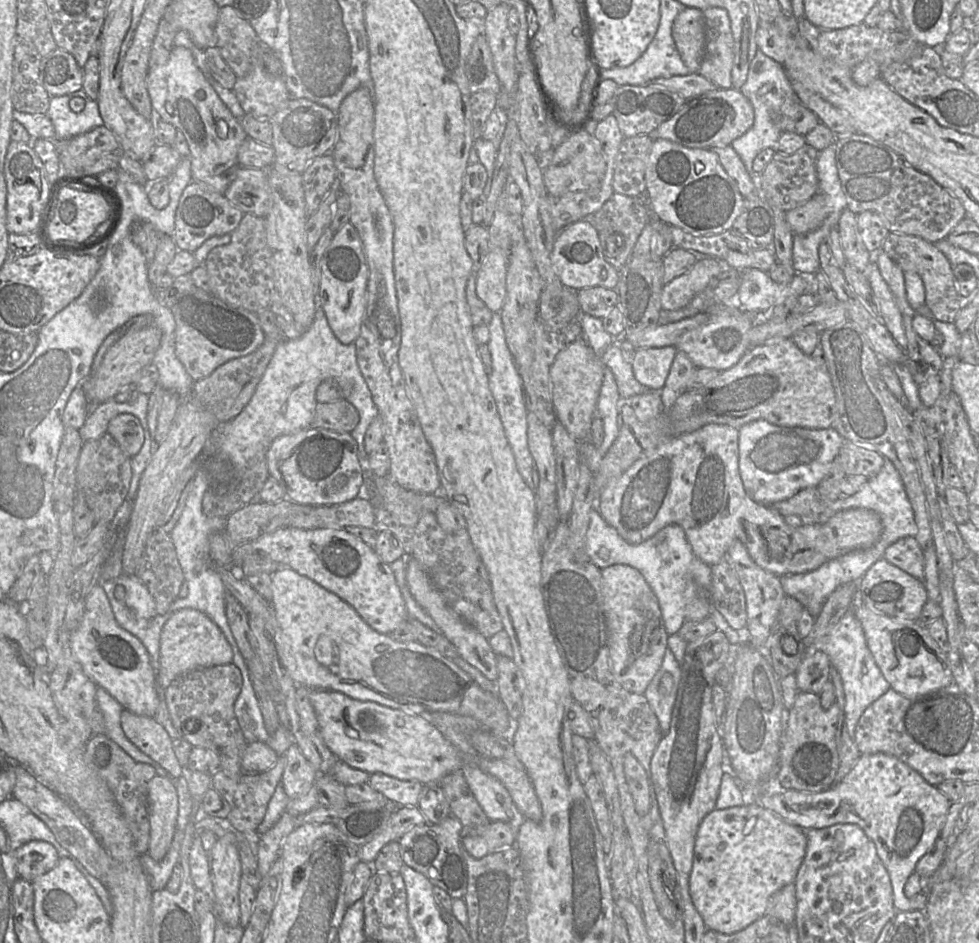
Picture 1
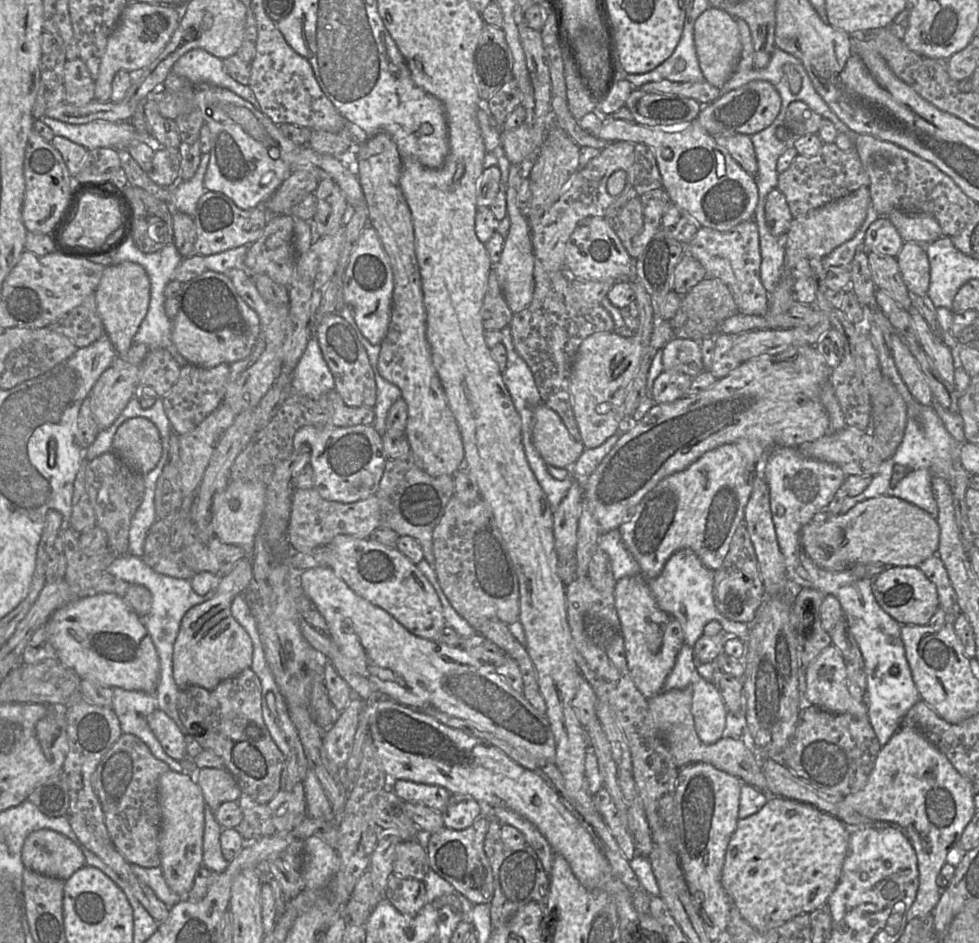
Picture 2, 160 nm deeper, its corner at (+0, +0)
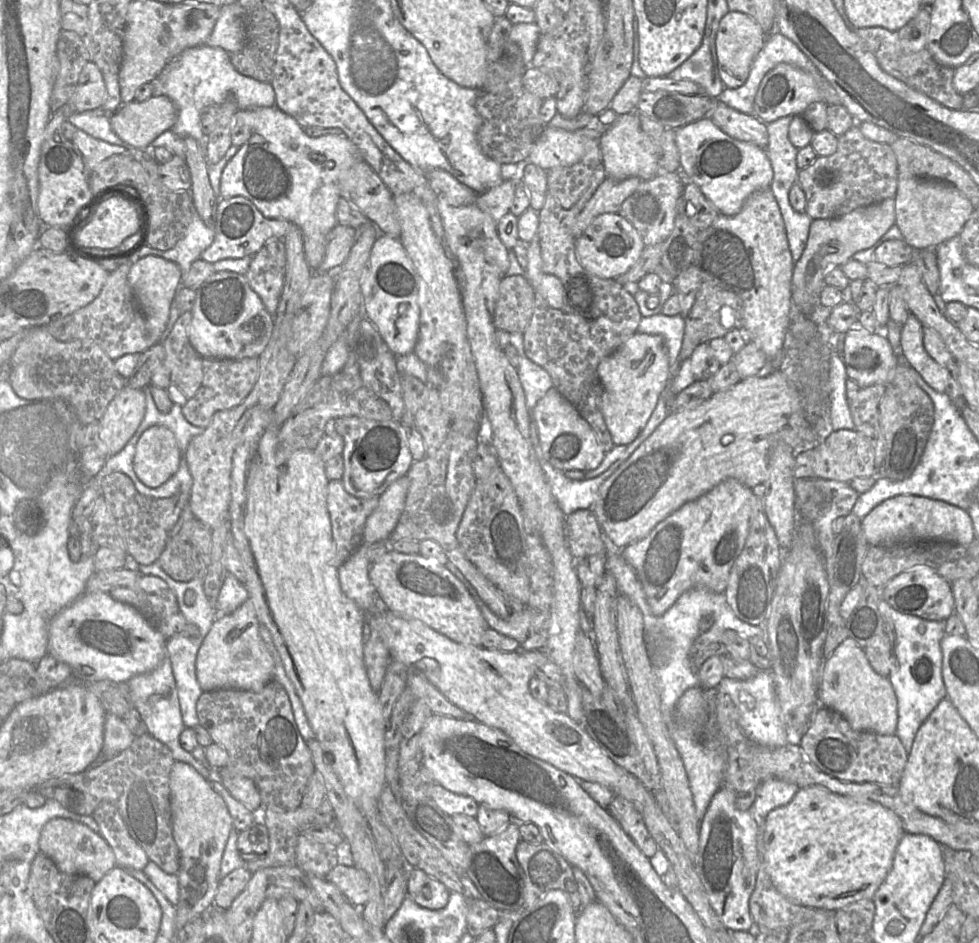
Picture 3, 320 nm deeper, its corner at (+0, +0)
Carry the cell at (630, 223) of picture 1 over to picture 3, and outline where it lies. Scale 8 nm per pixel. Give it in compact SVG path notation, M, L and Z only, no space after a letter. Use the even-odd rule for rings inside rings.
M679 171L661 173L651 180L642 180L636 190L622 203L618 214L640 233L646 247L663 243L674 229L684 187L685 180Z

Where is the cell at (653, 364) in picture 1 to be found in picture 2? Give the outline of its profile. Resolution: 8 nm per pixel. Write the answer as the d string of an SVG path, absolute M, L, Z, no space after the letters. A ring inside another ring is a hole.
M693 339L669 340L661 349L663 371L676 370L694 378L702 371L701 341Z

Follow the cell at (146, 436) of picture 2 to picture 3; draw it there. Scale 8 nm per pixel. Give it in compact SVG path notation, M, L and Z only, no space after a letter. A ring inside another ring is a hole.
M153 425L141 434L133 457L133 469L141 482L158 487L176 473L179 465L180 449L168 428Z

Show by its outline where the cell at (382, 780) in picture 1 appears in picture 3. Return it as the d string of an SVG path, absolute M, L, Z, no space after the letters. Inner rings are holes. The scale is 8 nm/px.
M437 783L429 786L427 795L439 808L450 815L461 814L475 817L480 807L473 798L451 792Z

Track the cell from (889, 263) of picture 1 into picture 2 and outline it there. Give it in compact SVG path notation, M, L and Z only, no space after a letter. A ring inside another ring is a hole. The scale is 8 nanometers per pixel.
M905 242L896 260L910 294L918 296L927 294L930 284L930 264L926 247L914 242Z

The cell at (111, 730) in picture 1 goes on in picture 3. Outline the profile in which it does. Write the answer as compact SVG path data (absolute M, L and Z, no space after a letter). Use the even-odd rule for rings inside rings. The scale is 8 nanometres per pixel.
M165 657L160 665L151 672L134 676L127 681L131 700L139 713L146 733L165 744L176 762L192 765L204 778L210 782L221 781L218 770L211 769L193 756L192 752L184 750L180 744L180 734L186 728L182 719L176 681L170 660Z

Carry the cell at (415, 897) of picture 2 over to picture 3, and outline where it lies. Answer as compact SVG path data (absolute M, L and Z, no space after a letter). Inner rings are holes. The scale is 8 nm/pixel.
M418 868L411 869L407 875L407 896L419 906L442 909L449 900L451 891L440 881Z

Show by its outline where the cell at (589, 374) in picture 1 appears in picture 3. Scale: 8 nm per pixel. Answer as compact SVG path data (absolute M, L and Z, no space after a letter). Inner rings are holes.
M635 333L600 362L597 373L603 387L601 409L612 441L615 445L632 443L646 426L660 397L667 394L673 377L663 339Z

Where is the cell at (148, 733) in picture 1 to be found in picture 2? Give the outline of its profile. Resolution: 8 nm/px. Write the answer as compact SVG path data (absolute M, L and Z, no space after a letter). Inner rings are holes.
M156 710L147 716L147 722L165 753L179 762L184 761L187 757L184 734L174 720Z

